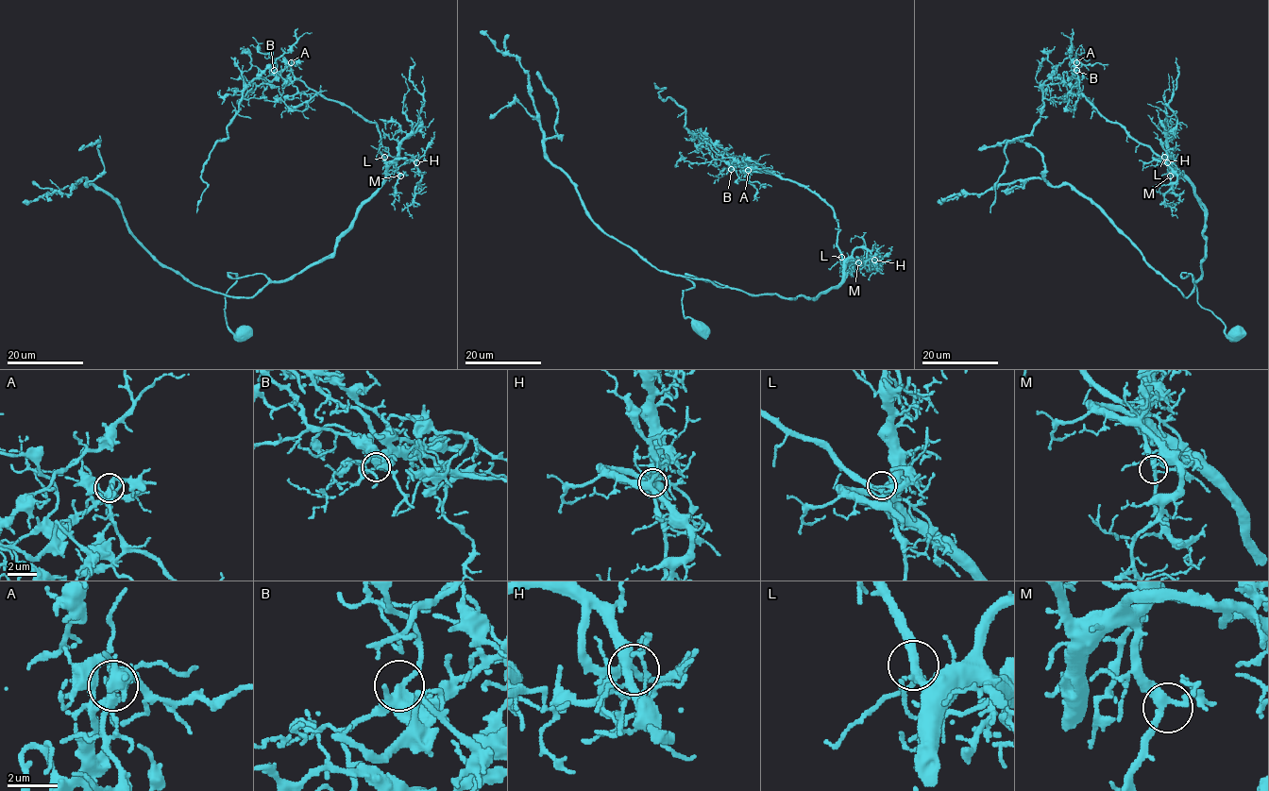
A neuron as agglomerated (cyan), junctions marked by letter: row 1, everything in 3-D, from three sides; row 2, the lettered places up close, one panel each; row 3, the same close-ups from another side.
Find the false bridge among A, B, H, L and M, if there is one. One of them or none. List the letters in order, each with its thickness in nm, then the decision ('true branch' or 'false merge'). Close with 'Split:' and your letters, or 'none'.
A: calibre 280 nm; false merge
B: calibre 360 nm; true branch
H: calibre 320 nm; true branch
L: calibre 300 nm; true branch
M: calibre 280 nm; true branch
Split: A

